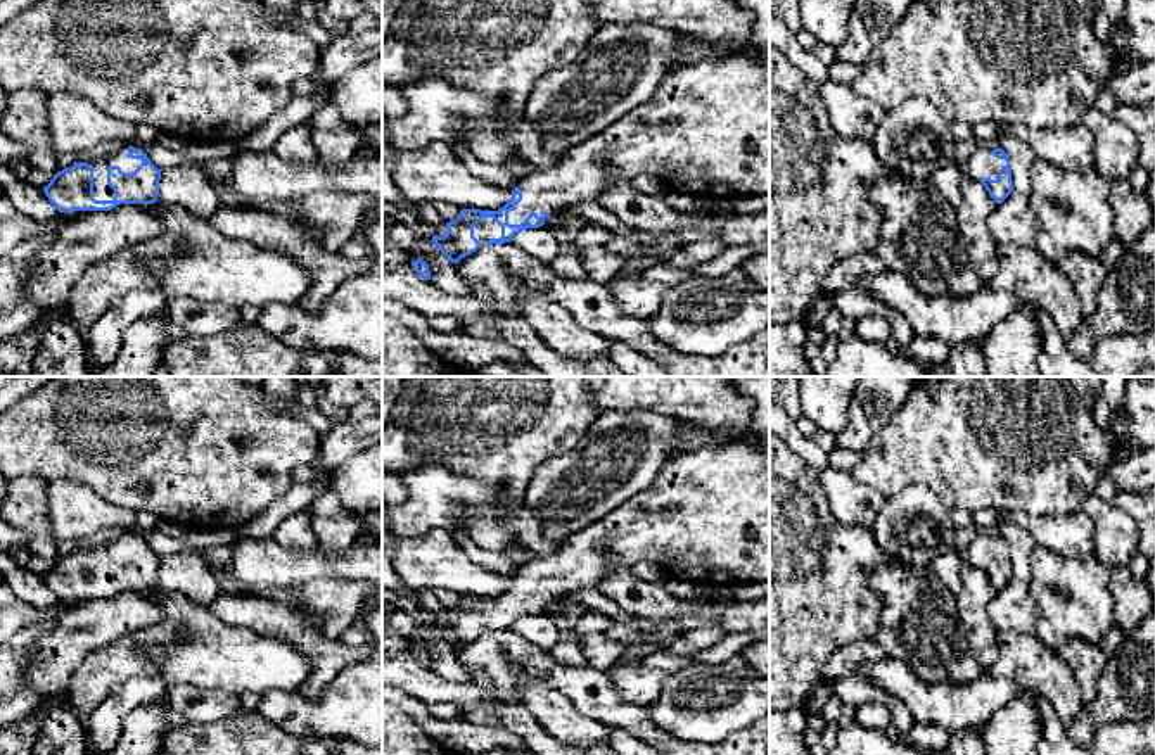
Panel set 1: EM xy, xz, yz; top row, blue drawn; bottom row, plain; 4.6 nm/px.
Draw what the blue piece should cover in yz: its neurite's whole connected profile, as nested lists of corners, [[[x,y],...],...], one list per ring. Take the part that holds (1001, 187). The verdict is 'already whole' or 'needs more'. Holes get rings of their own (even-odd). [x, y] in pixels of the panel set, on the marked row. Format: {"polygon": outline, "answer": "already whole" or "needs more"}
{"polygon": [[[979,147],[965,162],[958,164],[961,178],[979,180],[996,204],[1001,204],[1011,192],[1011,169],[1003,149]]], "answer": "needs more"}

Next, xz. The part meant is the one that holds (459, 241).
{"polygon": [[[726,52],[716,59],[700,59],[692,66],[671,71],[654,95],[629,114],[622,116],[598,135],[571,147],[550,169],[520,180],[510,200],[498,211],[462,209],[460,216],[446,223],[446,235],[432,235],[434,245],[451,261],[475,252],[482,245],[505,244],[527,228],[539,228],[552,213],[567,204],[597,200],[603,192],[610,166],[617,173],[636,178],[641,174],[660,178],[671,190],[699,197],[747,197],[769,194],[769,66],[752,60],[742,52]]], "answer": "needs more"}

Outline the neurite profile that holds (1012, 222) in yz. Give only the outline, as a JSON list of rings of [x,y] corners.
[[[1011,192],[989,216],[992,240],[999,244],[1034,245],[1036,223],[1029,197]]]

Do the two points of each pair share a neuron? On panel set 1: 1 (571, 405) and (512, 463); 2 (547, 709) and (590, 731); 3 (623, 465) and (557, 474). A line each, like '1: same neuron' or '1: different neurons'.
1: same neuron
2: same neuron
3: same neuron

